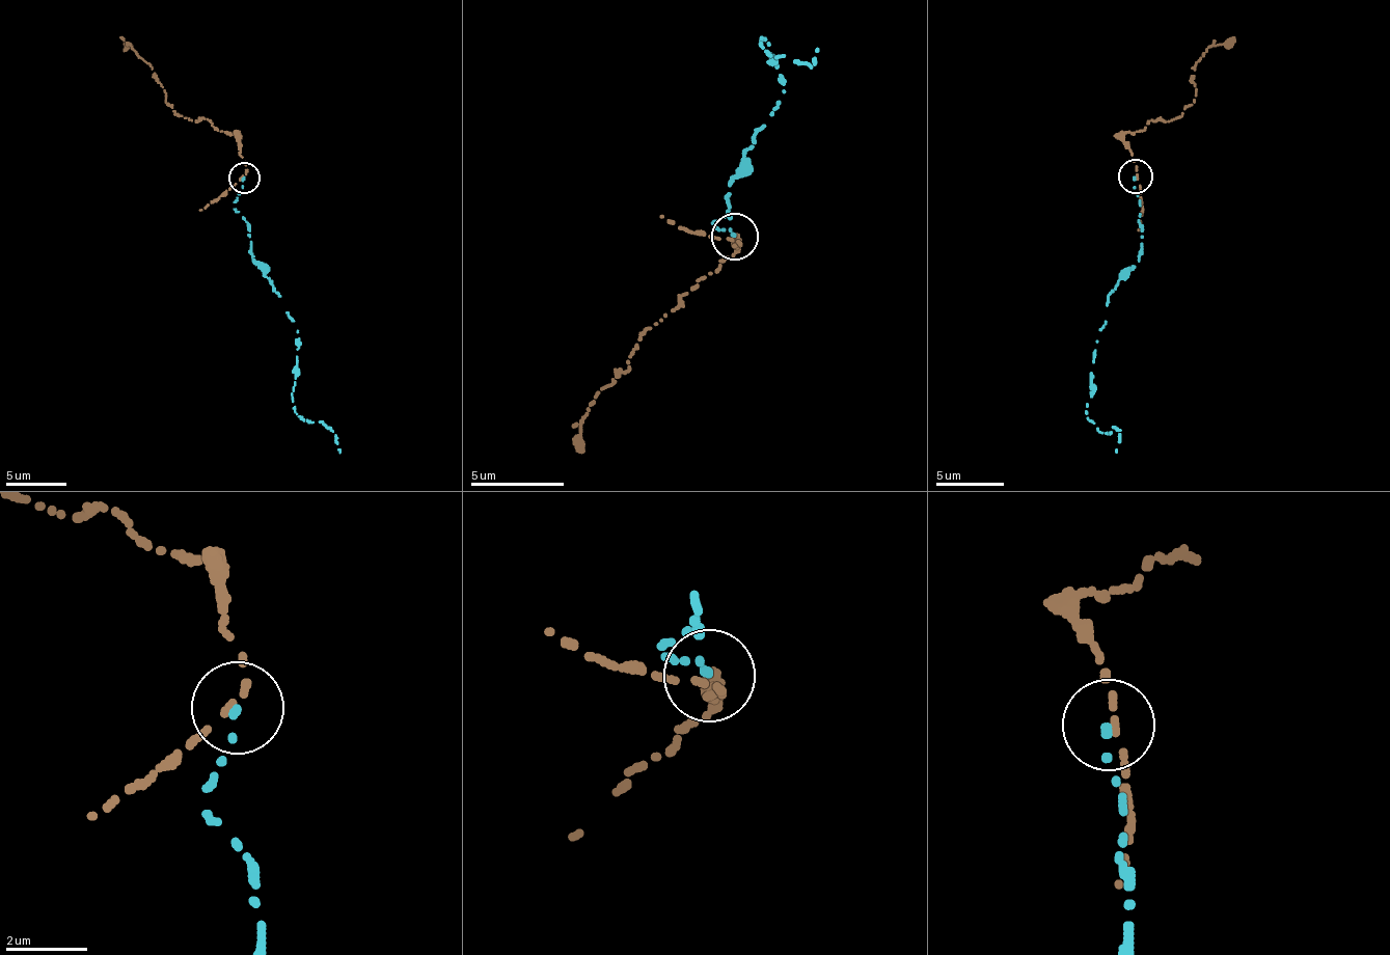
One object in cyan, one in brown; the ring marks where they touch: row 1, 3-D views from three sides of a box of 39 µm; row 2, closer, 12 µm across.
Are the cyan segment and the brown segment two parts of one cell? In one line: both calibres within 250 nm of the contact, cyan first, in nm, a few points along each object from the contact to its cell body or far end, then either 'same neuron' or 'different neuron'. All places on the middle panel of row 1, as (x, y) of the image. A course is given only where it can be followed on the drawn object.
170 nm thick on the cyan side, 130 nm on the other; cyan runs (733, 236), (712, 221), (728, 216), (725, 196), (785, 83), (762, 38), (771, 55), (812, 66), (816, 48); brown runs (733, 240), (738, 247), (637, 340), (626, 362), (629, 370), (600, 388), (581, 424), (578, 453); same neuron

